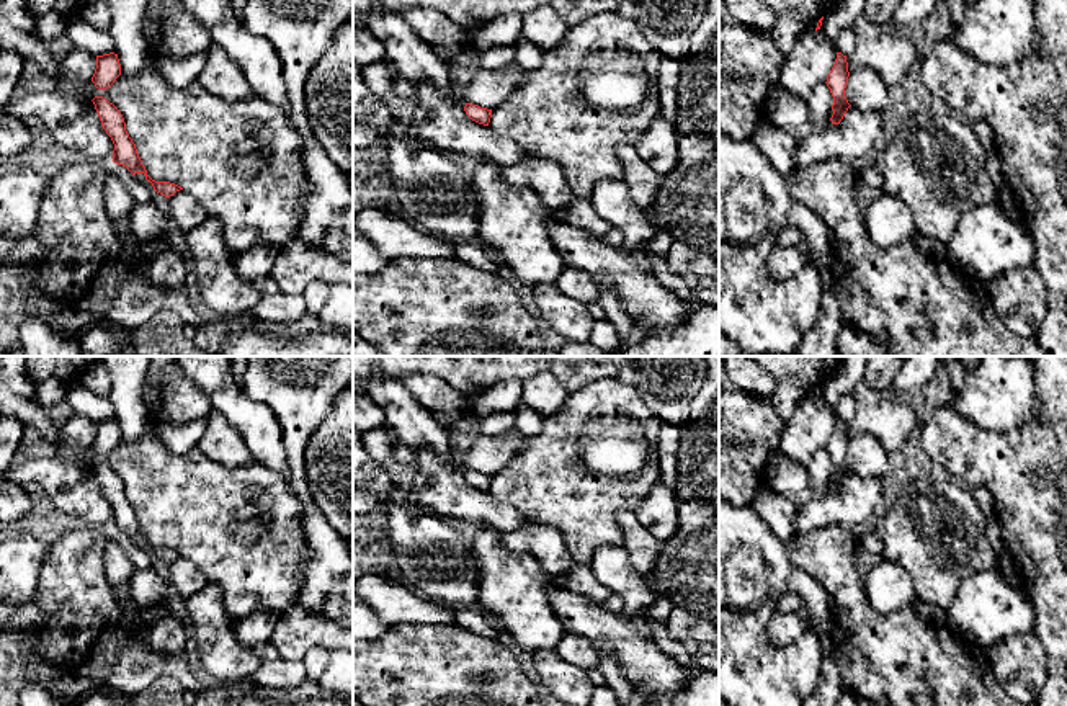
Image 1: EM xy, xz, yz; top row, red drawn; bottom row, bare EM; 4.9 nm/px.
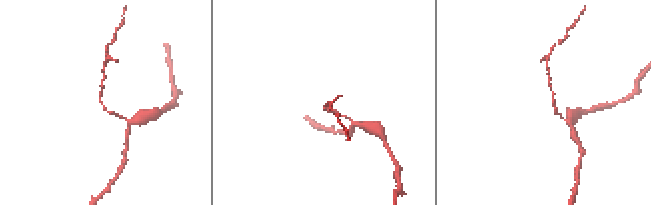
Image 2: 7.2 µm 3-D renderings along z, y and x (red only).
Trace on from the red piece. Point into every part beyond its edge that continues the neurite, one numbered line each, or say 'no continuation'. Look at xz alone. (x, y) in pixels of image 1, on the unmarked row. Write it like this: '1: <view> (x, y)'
no continuation

